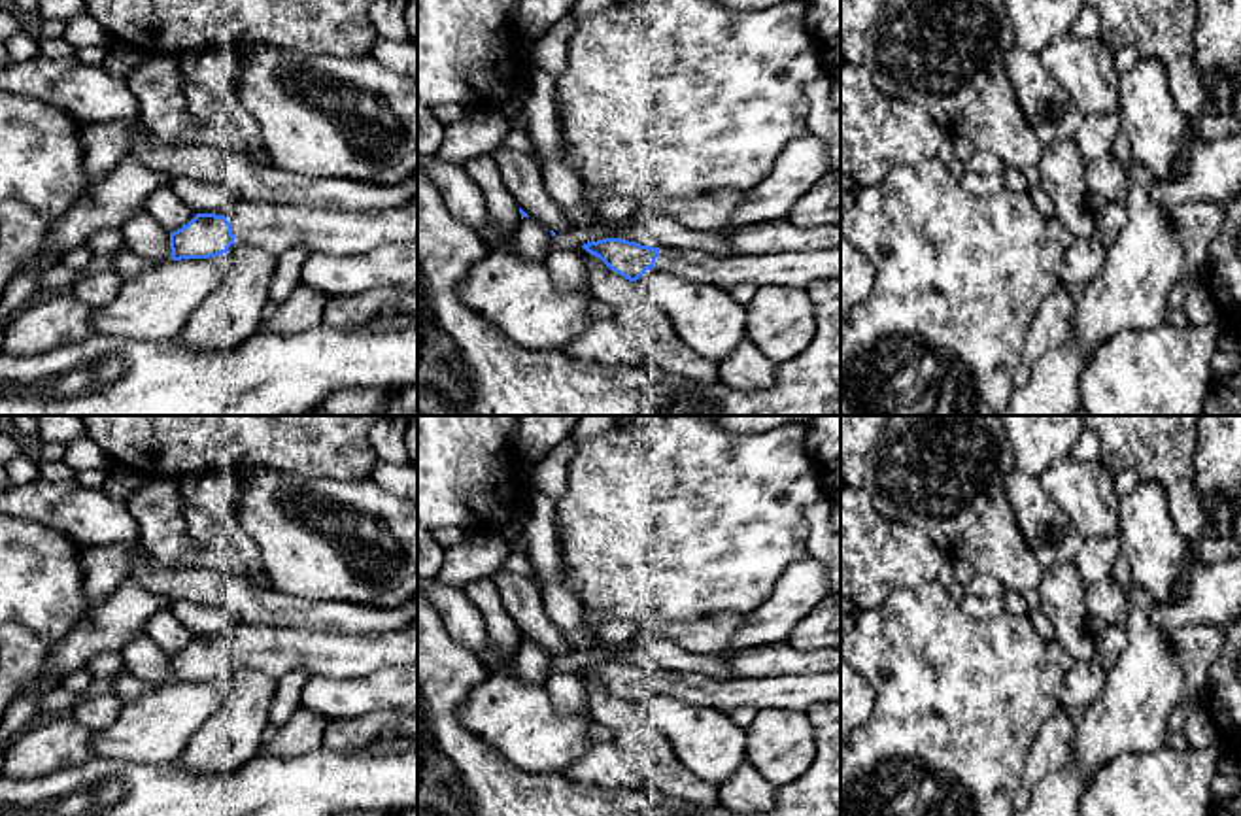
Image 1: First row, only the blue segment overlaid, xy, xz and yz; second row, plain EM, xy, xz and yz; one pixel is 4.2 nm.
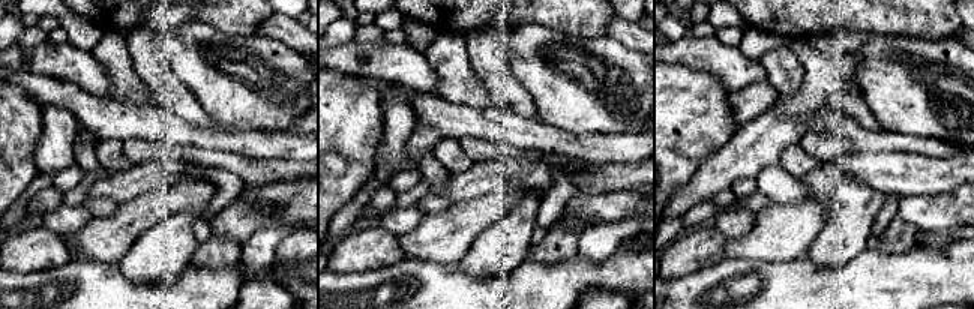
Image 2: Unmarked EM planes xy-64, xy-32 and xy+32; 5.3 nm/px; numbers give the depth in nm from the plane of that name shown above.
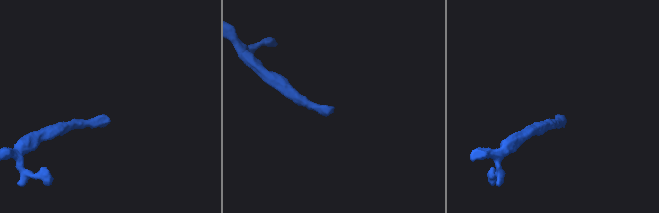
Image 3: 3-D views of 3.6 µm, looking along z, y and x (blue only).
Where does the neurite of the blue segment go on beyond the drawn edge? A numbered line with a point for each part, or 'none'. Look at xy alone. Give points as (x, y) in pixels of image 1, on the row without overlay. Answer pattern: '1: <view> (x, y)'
1: xy (291, 654)

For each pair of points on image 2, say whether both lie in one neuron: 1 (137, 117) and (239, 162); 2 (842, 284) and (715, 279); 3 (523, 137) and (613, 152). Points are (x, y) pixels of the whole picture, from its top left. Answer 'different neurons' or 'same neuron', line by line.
1: different neurons
2: same neuron
3: same neuron

